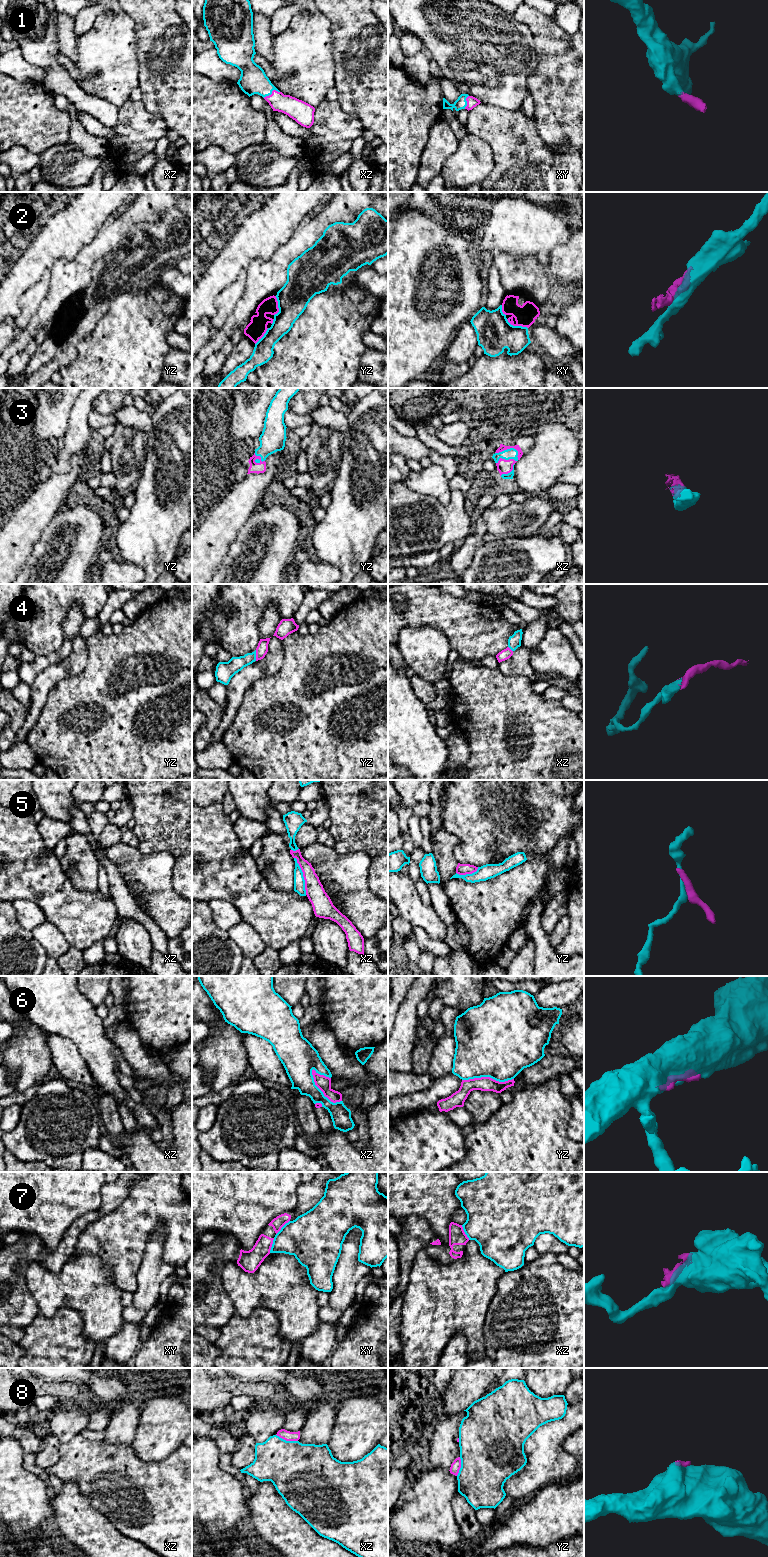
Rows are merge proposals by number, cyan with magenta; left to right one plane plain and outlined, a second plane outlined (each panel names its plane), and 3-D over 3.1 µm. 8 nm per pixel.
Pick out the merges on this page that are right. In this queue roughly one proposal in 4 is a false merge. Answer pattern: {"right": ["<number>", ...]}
{"right": ["1", "3", "4"]}

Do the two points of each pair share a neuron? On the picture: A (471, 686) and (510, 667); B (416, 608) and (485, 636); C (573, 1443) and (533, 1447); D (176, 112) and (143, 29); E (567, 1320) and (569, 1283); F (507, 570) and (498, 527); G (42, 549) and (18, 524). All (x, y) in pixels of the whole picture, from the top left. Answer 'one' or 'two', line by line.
A: two
B: one
C: two
D: one
E: one
F: two
G: two

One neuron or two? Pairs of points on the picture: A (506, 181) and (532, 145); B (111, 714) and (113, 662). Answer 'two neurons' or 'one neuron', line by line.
A: one neuron
B: one neuron

